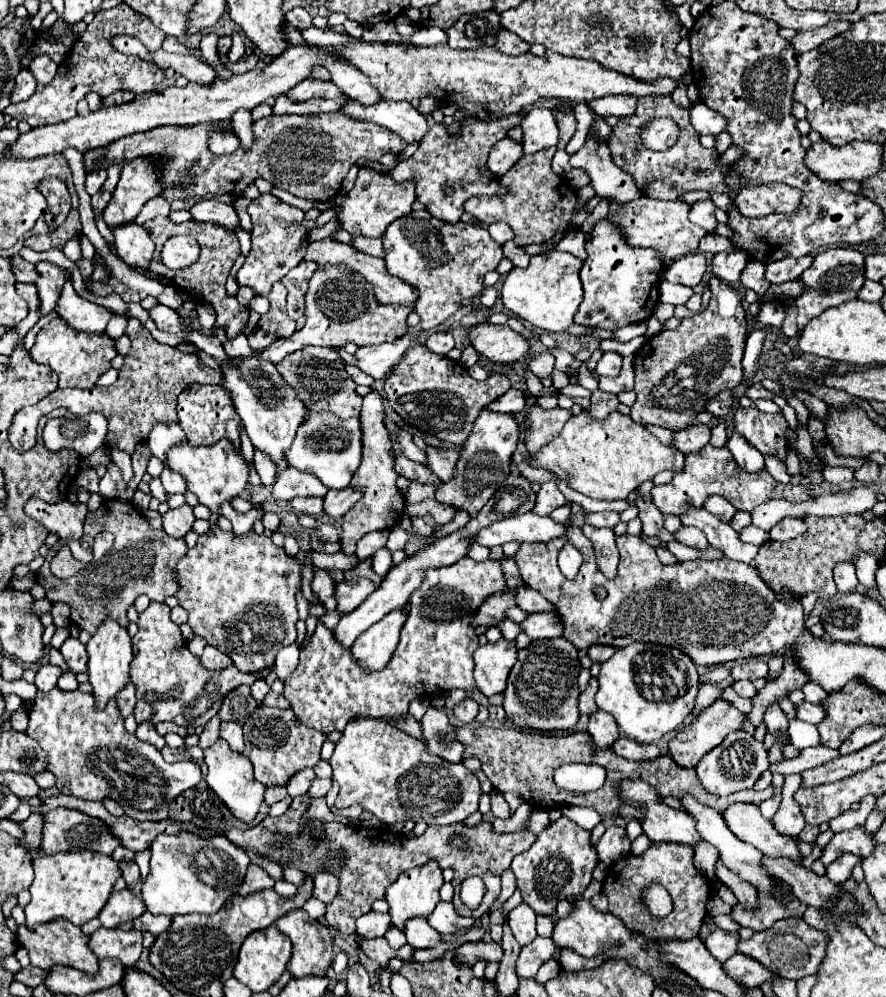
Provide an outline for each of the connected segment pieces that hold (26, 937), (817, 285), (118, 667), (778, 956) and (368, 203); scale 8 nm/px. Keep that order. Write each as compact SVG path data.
M56 919L48 925L40 925L36 929L28 929L26 925L18 927L18 943L28 949L30 963L40 969L50 969L52 965L68 965L68 967L74 967L74 969L94 977L100 971L100 965L98 965L98 957L92 953L90 945L88 945L88 941L90 941L88 935L84 935L82 929L72 925L68 919Z
M838 247L818 253L814 263L802 273L804 291L840 293L860 291L864 277L864 253L852 247Z
M104 621L96 635L88 641L88 681L92 685L92 695L98 709L104 709L106 703L116 697L130 683L130 663L134 661L132 641L124 627L116 625L116 621Z
M780 919L770 929L754 933L752 939L740 941L738 951L754 957L764 967L768 967L772 973L776 973L778 977L798 981L802 977L818 971L818 967L826 955L828 941L830 941L828 933L824 933L824 931L820 933L820 929L810 927L804 919Z
M362 165L358 171L354 189L348 193L346 201L338 207L338 221L348 233L380 237L392 221L396 221L412 211L412 203L416 201L414 187L416 185L412 181L398 183L392 179L390 173L380 173L380 171L372 169L370 165Z

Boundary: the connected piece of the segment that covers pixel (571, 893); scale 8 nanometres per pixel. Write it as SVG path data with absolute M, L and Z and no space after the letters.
M560 817L536 837L534 845L528 851L514 857L512 871L518 879L518 889L524 903L528 903L536 911L536 915L550 917L554 915L556 903L560 899L576 897L588 887L596 863L598 857L590 847L590 831L584 831L568 817Z

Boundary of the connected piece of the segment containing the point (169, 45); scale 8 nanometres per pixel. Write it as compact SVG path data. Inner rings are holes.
M167 35L164 43L162 45L162 49L169 53L179 53L182 55L193 55L194 49L187 48L183 44L181 44L177 38Z

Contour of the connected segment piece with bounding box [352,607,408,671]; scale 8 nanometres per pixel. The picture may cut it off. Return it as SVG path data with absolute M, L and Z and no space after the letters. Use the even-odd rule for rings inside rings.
M406 607L394 609L388 615L384 615L378 623L370 625L352 645L352 653L360 665L372 671L384 669L384 665L390 661L398 639L400 629L406 621Z

